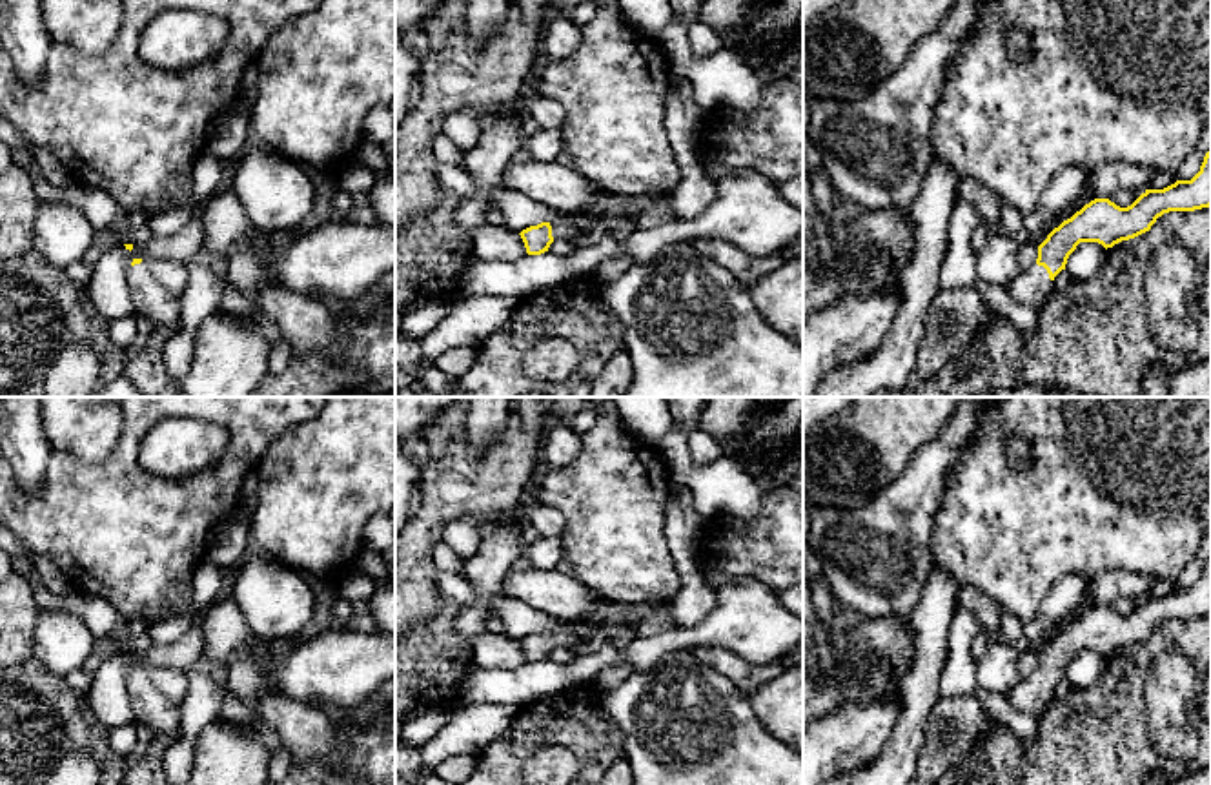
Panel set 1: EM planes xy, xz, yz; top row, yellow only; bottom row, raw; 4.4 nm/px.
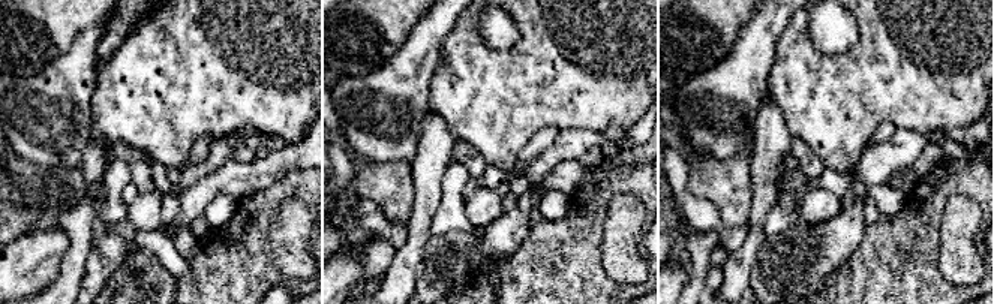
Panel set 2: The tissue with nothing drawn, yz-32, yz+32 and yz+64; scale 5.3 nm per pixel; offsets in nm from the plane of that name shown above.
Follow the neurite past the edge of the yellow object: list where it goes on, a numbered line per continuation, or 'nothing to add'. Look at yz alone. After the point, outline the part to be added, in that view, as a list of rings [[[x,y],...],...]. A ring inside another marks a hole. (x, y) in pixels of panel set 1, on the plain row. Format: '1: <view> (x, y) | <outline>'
1: yz (1031, 694) | [[[1034,672],[1029,678],[1018,679],[1005,698],[1016,710],[1038,719],[1040,712],[1054,701],[1054,688],[1049,687],[1043,674]]]

